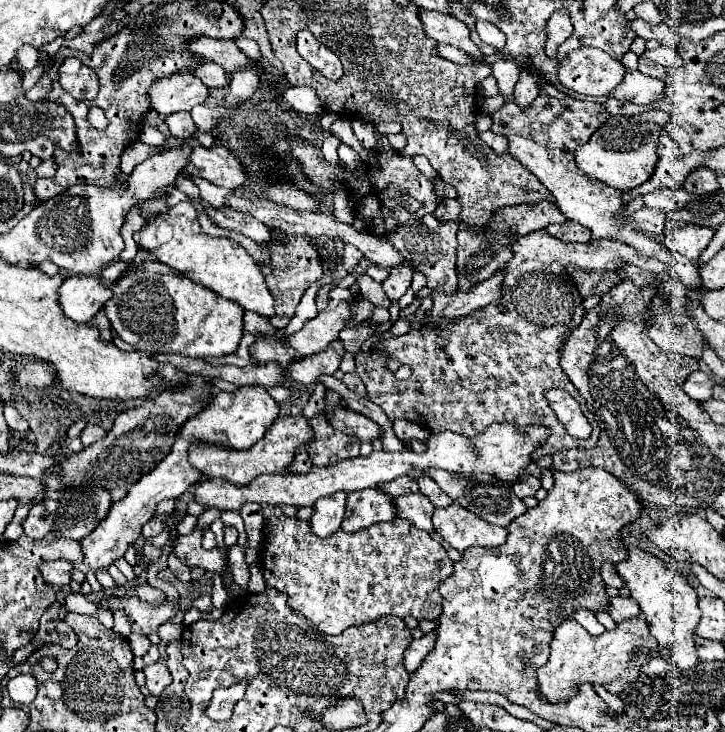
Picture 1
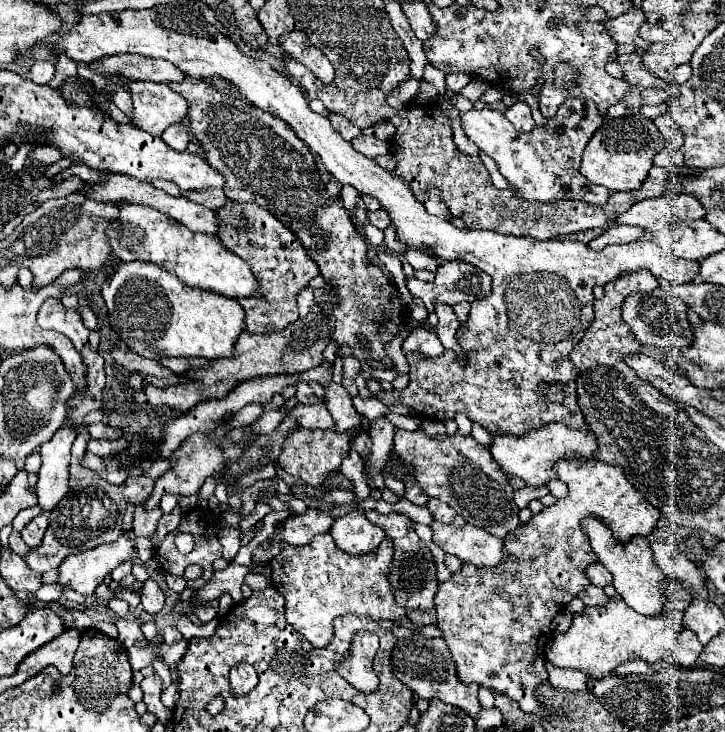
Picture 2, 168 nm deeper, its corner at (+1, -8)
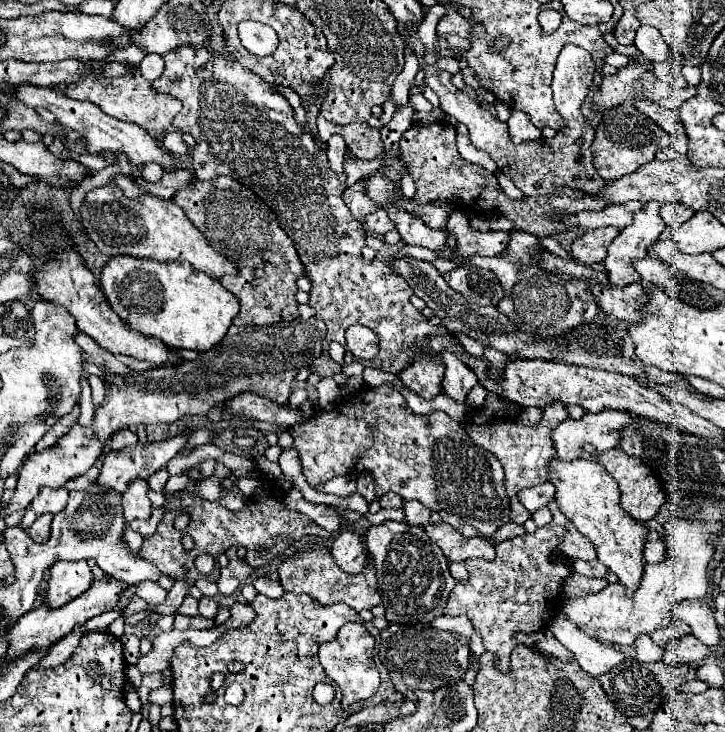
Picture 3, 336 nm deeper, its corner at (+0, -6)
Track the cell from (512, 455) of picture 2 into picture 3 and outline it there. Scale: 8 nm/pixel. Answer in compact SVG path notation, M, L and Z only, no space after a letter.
M605 408L597 414L587 412L577 420L563 420L553 432L551 438L561 460L575 460L581 456L585 444L593 444L597 452L615 448L621 438L621 430L633 424L633 414L625 410Z

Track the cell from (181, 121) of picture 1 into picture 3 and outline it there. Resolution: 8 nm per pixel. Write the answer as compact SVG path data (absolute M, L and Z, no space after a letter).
M173 130L173 132L167 132L167 134L163 136L163 150L179 158L179 156L185 156L189 148L187 148L185 140L181 138L181 132Z

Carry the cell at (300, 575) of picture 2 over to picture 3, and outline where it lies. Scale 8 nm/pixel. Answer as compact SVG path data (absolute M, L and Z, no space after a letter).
M319 546L311 548L311 552L303 552L303 554L295 556L293 560L283 562L277 568L277 574L281 578L281 586L285 588L285 592L305 592L305 594L311 594L321 604L343 602L343 604L351 606L357 612L369 610L377 604L381 604L381 598L377 594L377 578L375 578L373 566L365 568L361 574L349 576L341 568L337 568L337 564L331 558L329 550L319 548Z

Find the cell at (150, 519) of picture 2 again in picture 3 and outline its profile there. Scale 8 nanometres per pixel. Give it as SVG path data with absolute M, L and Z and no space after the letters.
M145 480L129 482L129 488L123 492L123 500L121 500L123 516L127 522L137 518L145 520L151 516L151 502L147 498L147 490L149 490L149 484Z

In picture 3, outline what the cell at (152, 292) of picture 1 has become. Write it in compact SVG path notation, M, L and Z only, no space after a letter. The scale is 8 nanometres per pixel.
M113 256L103 266L99 284L113 312L131 324L131 328L145 336L155 336L177 350L205 352L213 348L239 312L239 302L229 290L185 262Z

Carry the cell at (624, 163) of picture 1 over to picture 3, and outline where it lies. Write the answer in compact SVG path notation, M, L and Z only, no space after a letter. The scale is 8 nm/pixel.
M621 104L605 110L599 126L595 128L595 142L591 146L593 166L605 182L611 182L621 176L633 174L637 168L651 162L659 150L671 144L673 144L671 134L667 134L651 118L641 114L633 104Z

